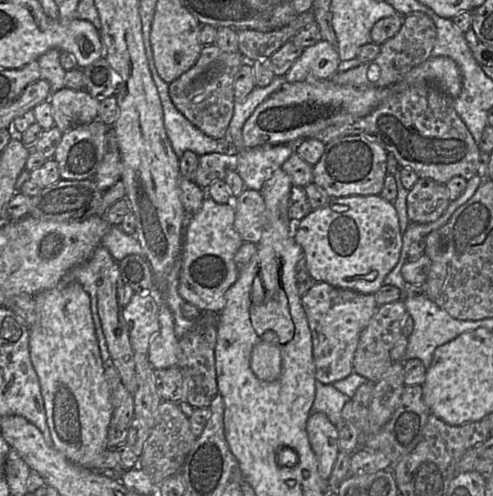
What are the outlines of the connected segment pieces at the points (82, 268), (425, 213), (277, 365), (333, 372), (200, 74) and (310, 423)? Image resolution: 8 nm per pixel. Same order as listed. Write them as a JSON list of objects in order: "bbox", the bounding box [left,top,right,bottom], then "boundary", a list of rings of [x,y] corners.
[{"bbox":[60,245,115,362],"boundary":[[[100,245],[85,262],[70,269],[60,281],[60,283],[80,283],[83,289],[88,293],[95,333],[103,362],[108,361],[110,355],[97,310],[97,287],[103,271],[115,262],[110,252]]]},{"bbox":[406,178,450,224],"boundary":[[[419,178],[408,191],[406,206],[411,223],[428,224],[442,216],[450,204],[446,184]]]},{"bbox":[250,341,282,382],"boundary":[[[260,341],[251,352],[250,366],[256,377],[272,382],[279,378],[282,370],[282,357],[277,346]]]},{"bbox":[301,282,378,384],"boundary":[[[317,282],[301,302],[312,335],[316,379],[323,384],[345,379],[354,372],[353,359],[360,336],[378,308],[374,295]]]},{"bbox":[169,43,245,139],"boundary":[[[215,43],[203,46],[196,63],[169,84],[169,95],[176,108],[200,131],[214,139],[224,139],[232,119],[235,104],[234,83],[245,62],[238,51],[228,53]]]},{"bbox":[306,413,340,480],"boundary":[[[314,413],[307,419],[306,431],[317,457],[319,474],[327,480],[340,453],[337,428],[324,413]]]}]

